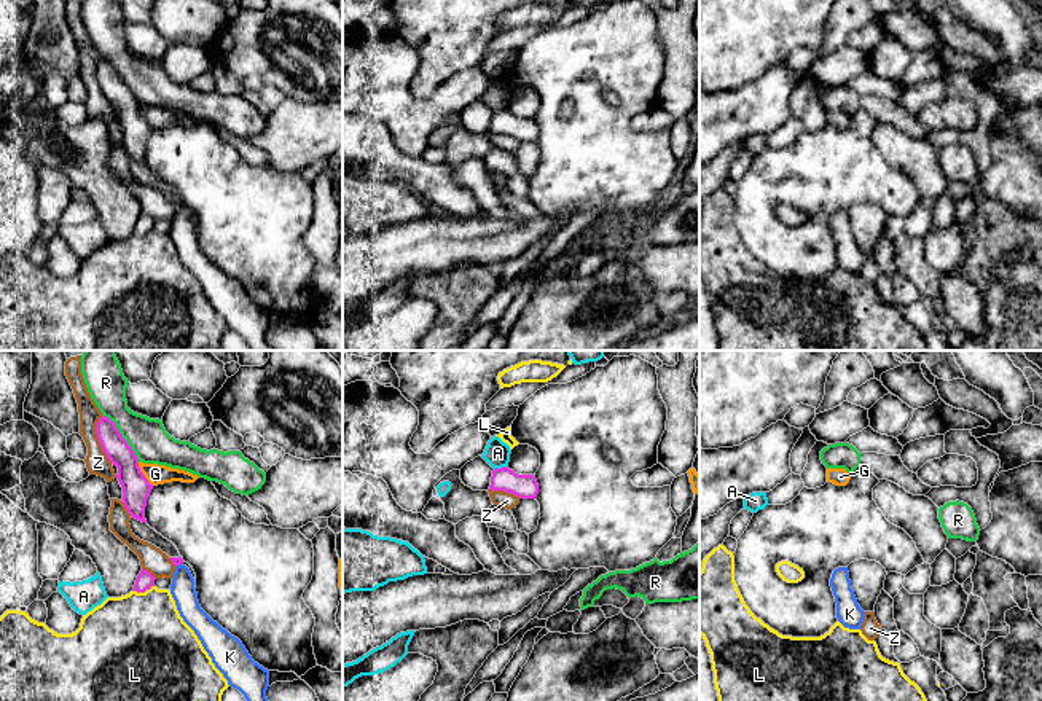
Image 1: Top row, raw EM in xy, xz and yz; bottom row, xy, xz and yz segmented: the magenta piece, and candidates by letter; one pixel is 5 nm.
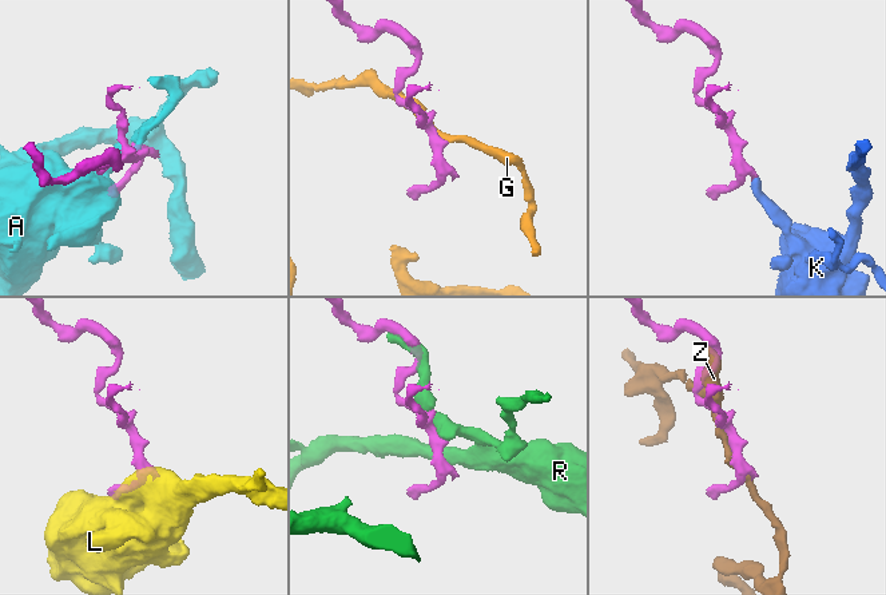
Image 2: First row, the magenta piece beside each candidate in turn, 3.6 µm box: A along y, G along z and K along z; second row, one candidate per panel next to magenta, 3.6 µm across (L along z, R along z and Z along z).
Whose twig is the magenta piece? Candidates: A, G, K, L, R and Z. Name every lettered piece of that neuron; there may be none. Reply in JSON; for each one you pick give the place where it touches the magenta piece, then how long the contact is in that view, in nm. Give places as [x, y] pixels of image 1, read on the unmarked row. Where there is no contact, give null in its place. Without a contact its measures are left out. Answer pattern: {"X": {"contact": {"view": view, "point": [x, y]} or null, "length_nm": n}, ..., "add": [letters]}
{"K": {"contact": {"view": "xy", "point": [179, 207]}, "length_nm": 50}, "add": ["K"]}

